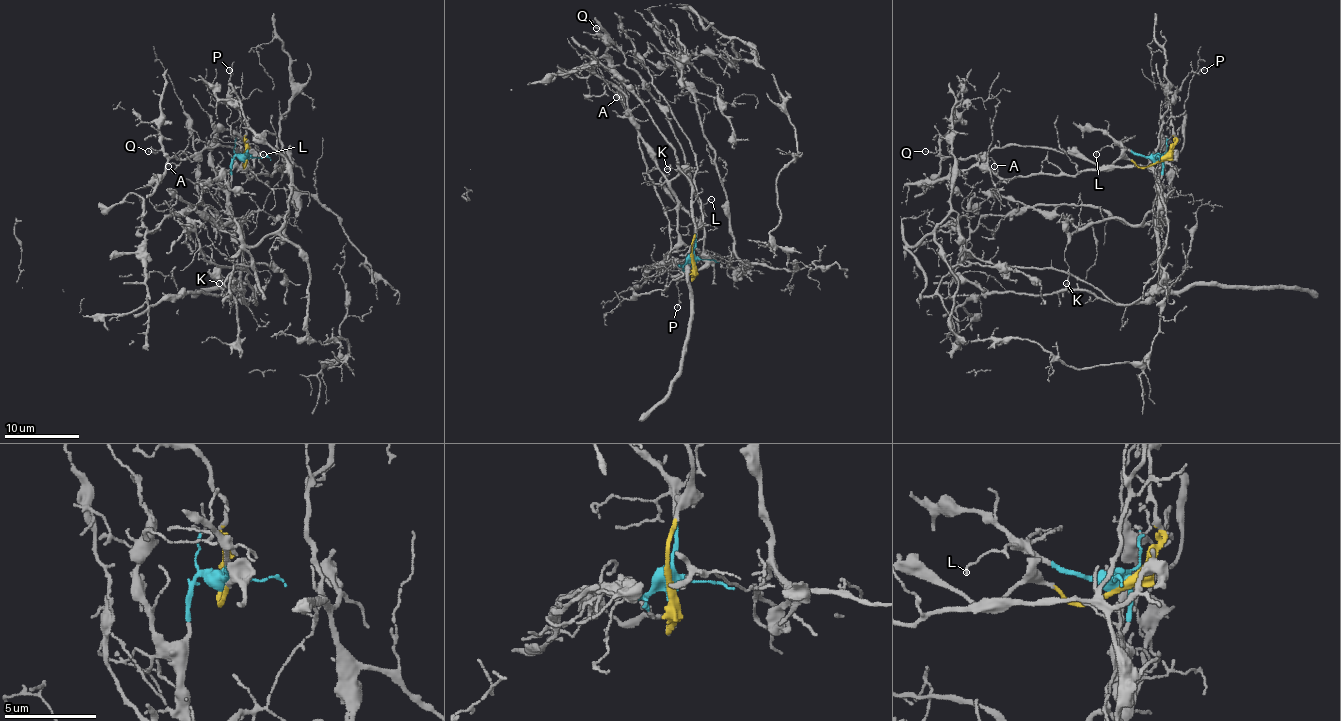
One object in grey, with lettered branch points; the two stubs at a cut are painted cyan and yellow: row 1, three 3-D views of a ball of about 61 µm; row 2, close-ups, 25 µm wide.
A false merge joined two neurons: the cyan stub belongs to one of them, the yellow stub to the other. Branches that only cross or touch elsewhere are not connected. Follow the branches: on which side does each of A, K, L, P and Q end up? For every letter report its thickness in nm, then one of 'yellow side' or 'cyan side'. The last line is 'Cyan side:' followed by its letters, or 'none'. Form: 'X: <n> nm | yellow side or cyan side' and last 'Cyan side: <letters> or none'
A: 110 nm | yellow side
K: 90 nm | cyan side
L: 130 nm | cyan side
P: 110 nm | yellow side
Q: 100 nm | yellow side
Cyan side: K, L

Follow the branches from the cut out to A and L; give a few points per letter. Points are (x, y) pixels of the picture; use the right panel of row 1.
A: (1158, 160), (1137, 166), (1118, 159), (1099, 168), (1073, 155), (1011, 145), (985, 153), (994, 166)
L: (1158, 159), (1133, 155), (1116, 143), (1105, 145), (1096, 155)

